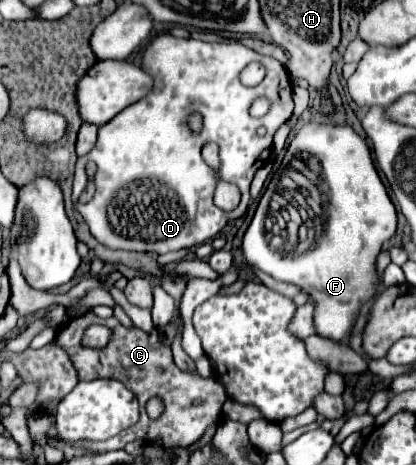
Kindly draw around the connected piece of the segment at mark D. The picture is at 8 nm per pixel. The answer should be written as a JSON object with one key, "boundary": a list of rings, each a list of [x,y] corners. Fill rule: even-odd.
{"boundary":[[[161,34],[153,40],[153,44],[147,46],[147,52],[143,54],[143,68],[153,76],[153,92],[145,96],[145,100],[139,100],[137,104],[125,108],[125,112],[119,112],[109,124],[99,128],[99,140],[95,148],[81,156],[75,166],[75,184],[73,184],[73,200],[77,204],[77,198],[87,188],[89,178],[85,174],[85,164],[89,160],[97,162],[97,176],[93,178],[95,184],[95,196],[89,204],[77,204],[77,210],[85,218],[91,234],[113,250],[137,250],[137,252],[155,252],[155,254],[167,254],[181,248],[199,246],[205,240],[215,238],[223,226],[229,220],[235,220],[245,214],[249,206],[249,186],[255,176],[255,172],[265,164],[265,160],[271,154],[271,140],[275,130],[293,114],[293,98],[291,98],[291,80],[281,62],[269,56],[261,56],[255,50],[231,42],[231,44],[209,44],[201,40],[183,40],[175,38],[171,34]],[[249,62],[261,62],[267,70],[265,80],[255,86],[247,88],[239,80],[239,72]],[[257,96],[267,96],[271,100],[271,110],[263,118],[253,118],[249,114],[249,106]],[[191,112],[199,112],[203,116],[203,130],[201,134],[193,134],[187,128],[187,116]],[[259,126],[267,128],[267,134],[261,138],[255,134]],[[207,142],[219,144],[219,170],[213,170],[201,156],[201,148]],[[225,180],[235,184],[239,190],[243,190],[241,204],[231,210],[223,212],[213,204],[213,194],[217,188],[217,182]],[[189,192],[195,192],[193,198],[189,198]],[[195,204],[195,214],[189,216],[187,208]]]}

